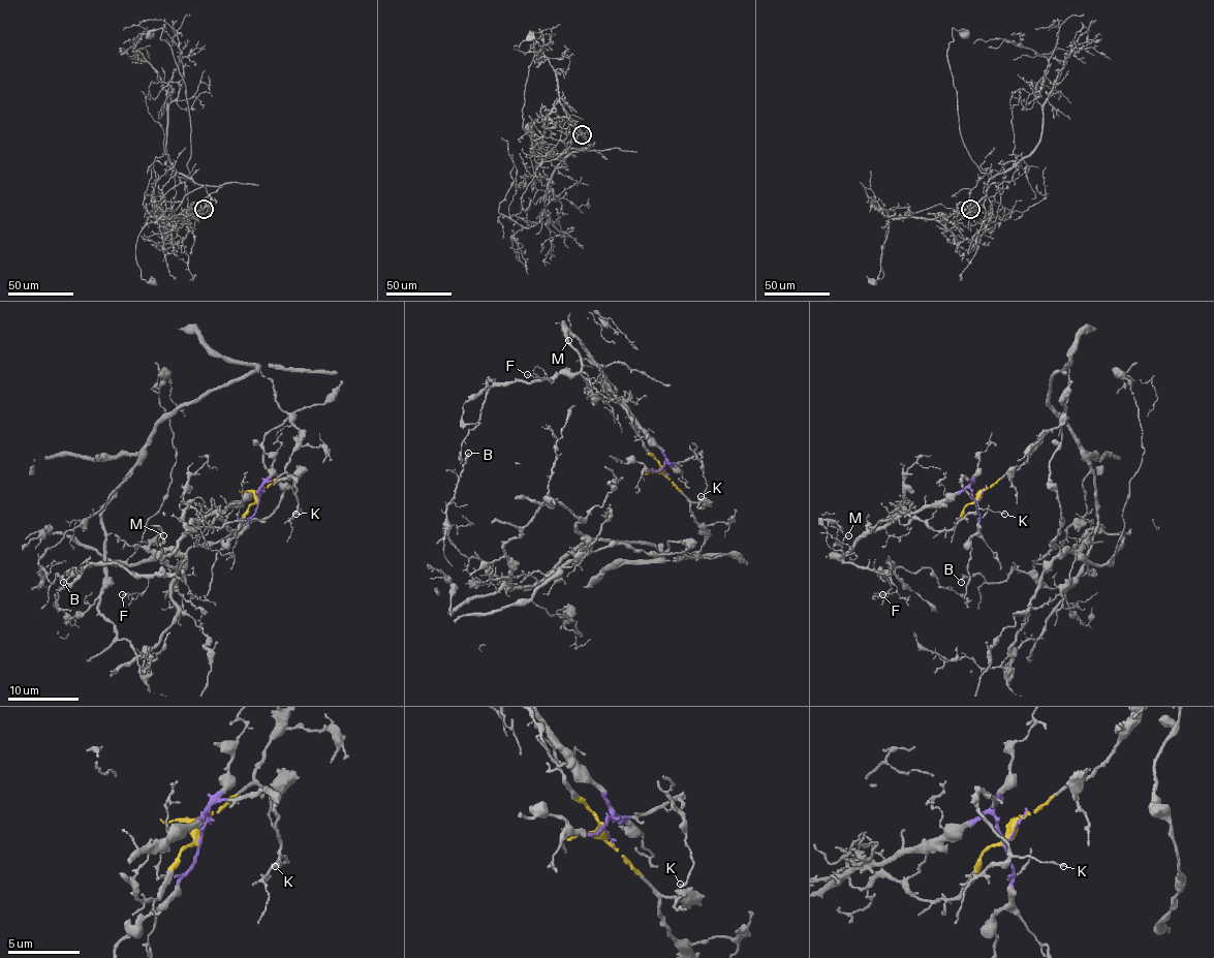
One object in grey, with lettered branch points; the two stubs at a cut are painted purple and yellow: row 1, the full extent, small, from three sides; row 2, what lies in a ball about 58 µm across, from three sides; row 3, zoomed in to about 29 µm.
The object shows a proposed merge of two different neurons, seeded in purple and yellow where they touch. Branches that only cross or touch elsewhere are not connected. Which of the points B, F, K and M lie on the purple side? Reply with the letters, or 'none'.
F, K, M

